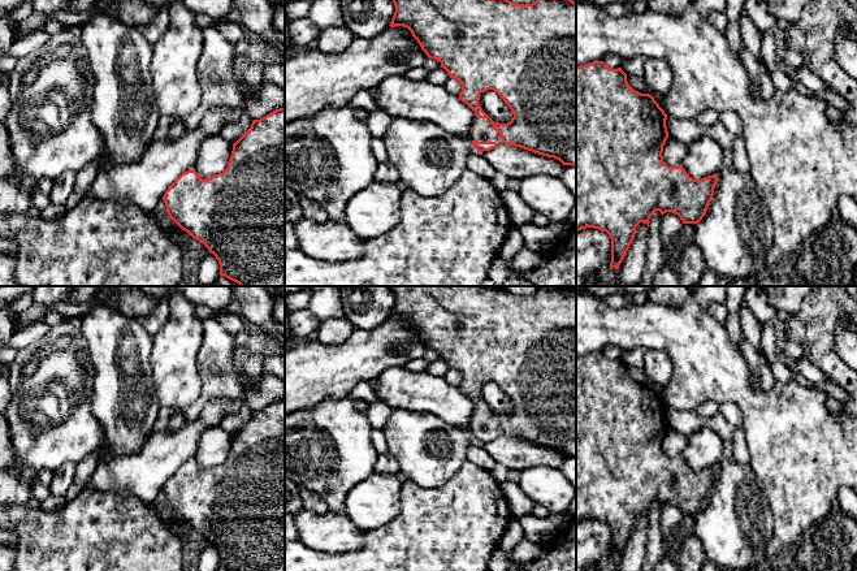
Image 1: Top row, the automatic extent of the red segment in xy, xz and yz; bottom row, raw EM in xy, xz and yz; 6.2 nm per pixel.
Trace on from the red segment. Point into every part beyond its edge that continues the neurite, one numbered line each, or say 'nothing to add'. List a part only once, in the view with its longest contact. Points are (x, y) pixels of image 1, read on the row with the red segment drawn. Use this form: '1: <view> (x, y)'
1: xz (483, 132)

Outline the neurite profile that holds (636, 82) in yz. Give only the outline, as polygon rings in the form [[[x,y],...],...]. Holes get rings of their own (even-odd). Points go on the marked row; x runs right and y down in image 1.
[[[627,75],[627,82],[633,90],[648,94],[648,86],[641,75]]]

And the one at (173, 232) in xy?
[[[152,211],[147,212],[150,220],[152,220],[155,222],[155,225],[159,226],[159,229],[170,239],[173,241],[179,248],[181,251],[183,250],[185,245],[182,242],[182,229],[176,224],[168,224],[165,221],[160,221]]]

